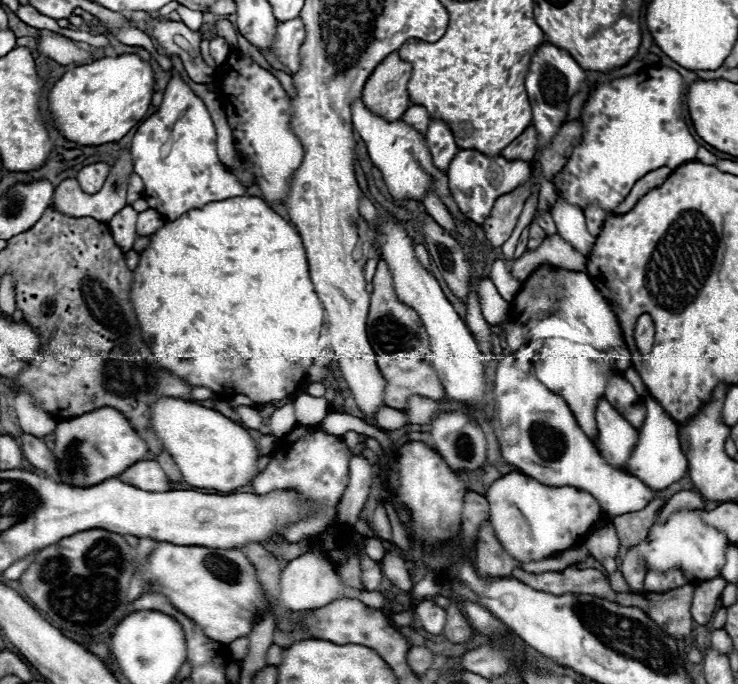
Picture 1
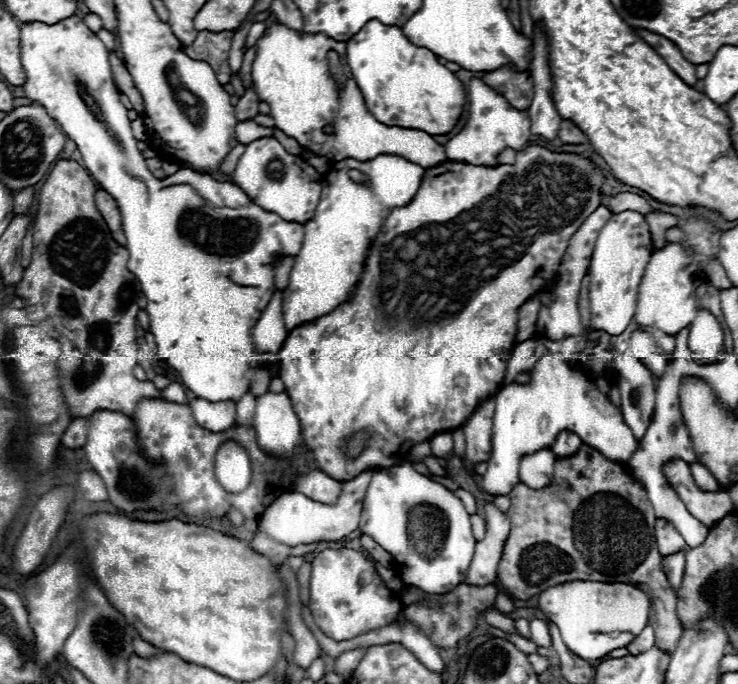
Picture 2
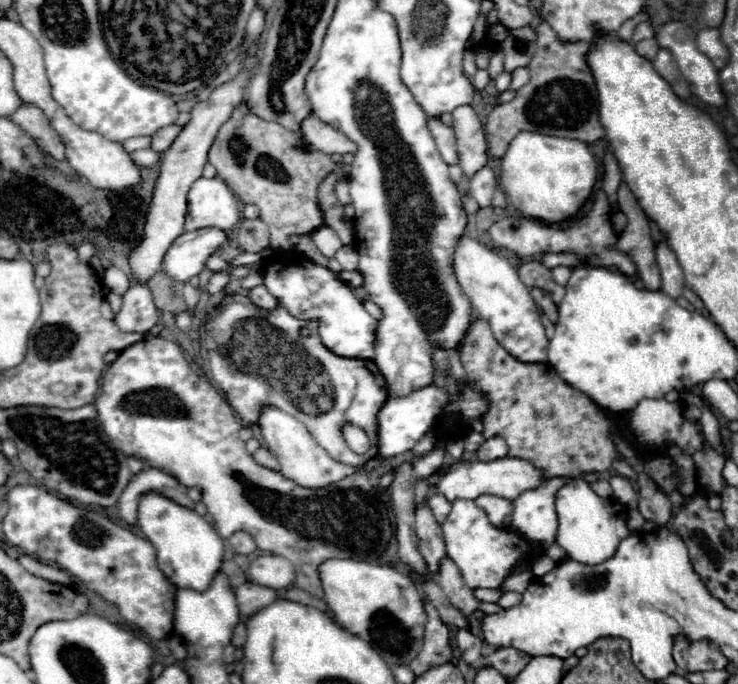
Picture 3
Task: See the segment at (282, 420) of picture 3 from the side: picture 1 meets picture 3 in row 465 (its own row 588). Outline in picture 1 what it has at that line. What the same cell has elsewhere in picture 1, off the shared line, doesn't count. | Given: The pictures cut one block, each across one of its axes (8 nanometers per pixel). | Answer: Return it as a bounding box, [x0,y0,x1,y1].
[280,554,354,612]

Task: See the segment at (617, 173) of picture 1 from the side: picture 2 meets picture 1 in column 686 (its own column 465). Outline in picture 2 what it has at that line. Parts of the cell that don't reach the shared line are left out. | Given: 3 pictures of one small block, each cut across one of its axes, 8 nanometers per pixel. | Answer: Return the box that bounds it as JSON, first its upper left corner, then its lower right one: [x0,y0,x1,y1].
[446,80,530,166]

